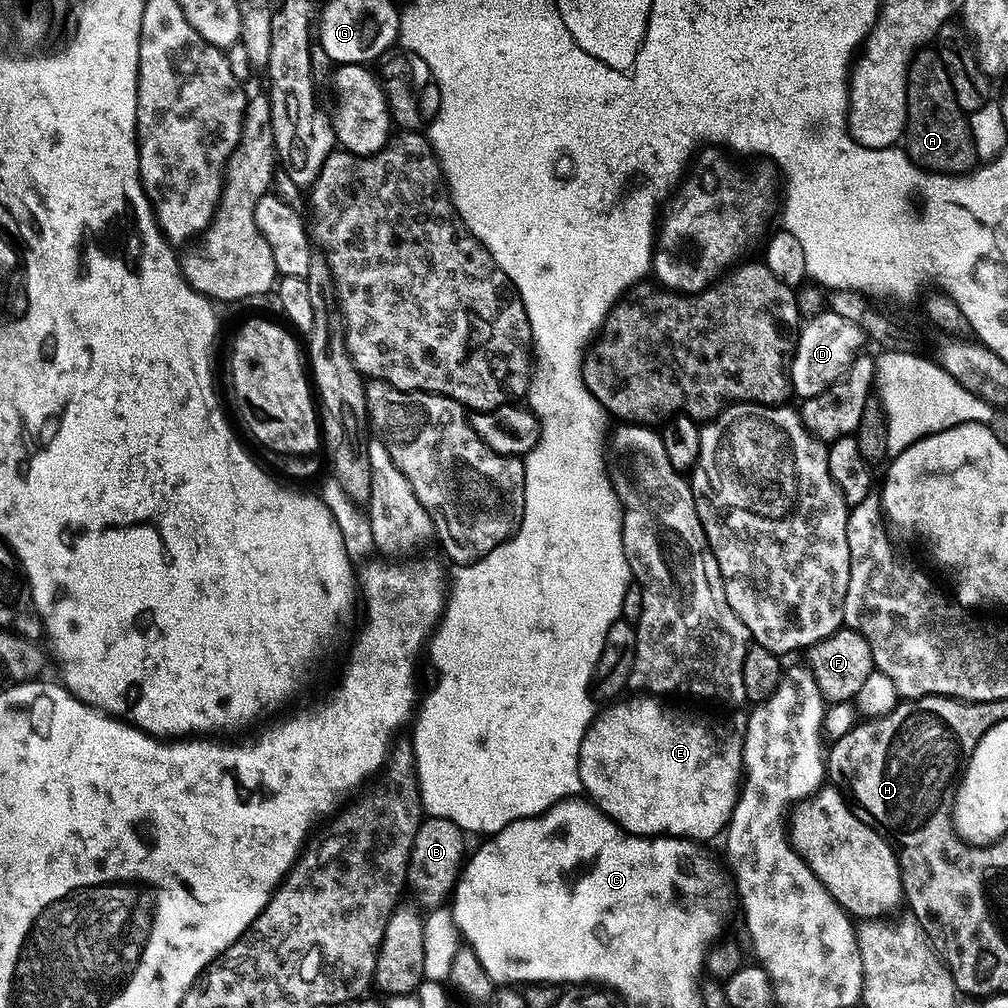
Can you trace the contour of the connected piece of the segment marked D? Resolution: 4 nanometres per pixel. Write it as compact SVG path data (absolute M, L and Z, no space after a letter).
M824 310L820 316L814 317L801 327L797 337L796 353L792 357L792 364L789 368L789 376L792 379L793 393L799 399L805 400L816 397L839 379L843 379L851 369L853 361L863 351L863 344L866 344L866 337L863 329L854 325L854 322L847 321L842 315L834 314L830 310Z

